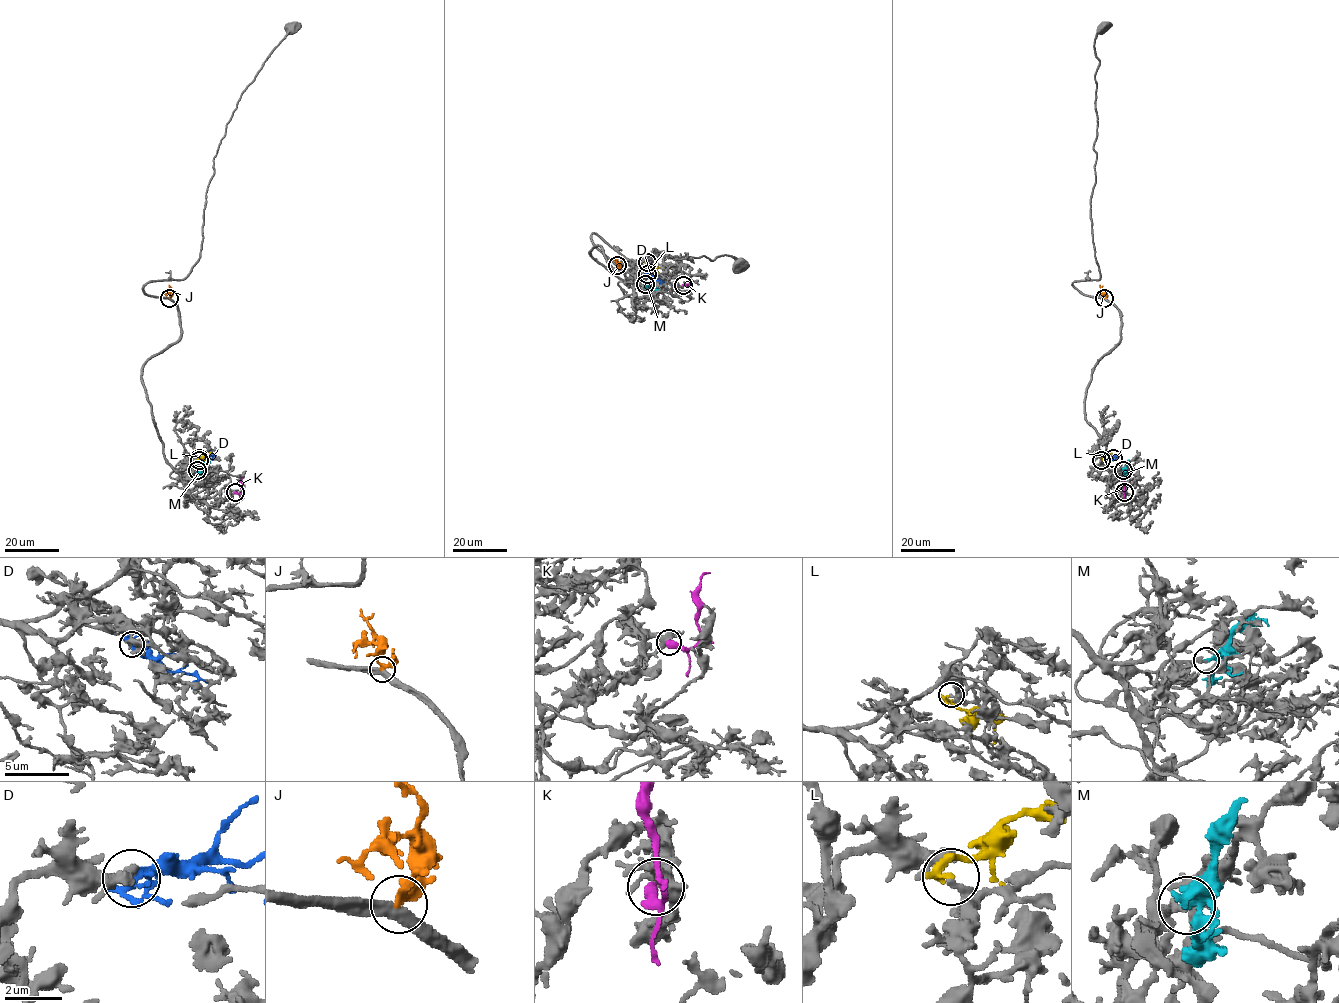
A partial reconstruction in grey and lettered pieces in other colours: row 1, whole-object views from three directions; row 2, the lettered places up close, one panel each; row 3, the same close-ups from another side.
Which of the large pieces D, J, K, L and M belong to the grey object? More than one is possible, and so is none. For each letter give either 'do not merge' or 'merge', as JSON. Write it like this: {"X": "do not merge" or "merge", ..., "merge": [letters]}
{"D": "do not merge", "J": "do not merge", "K": "do not merge", "L": "do not merge", "M": "merge", "merge": ["M"]}

